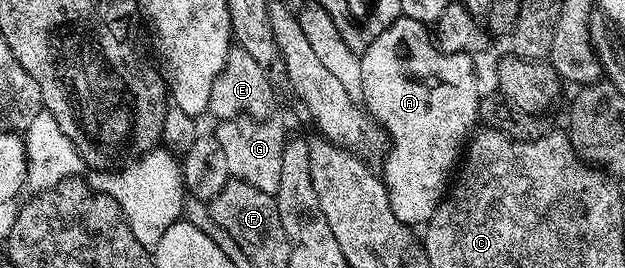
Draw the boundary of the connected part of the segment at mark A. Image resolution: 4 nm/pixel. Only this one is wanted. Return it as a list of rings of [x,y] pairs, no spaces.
[[[404,18],[397,19],[395,23],[388,25],[388,29],[384,29],[384,33],[380,33],[380,37],[376,37],[376,41],[372,41],[372,45],[368,45],[368,49],[361,52],[360,58],[362,60],[360,65],[360,77],[362,78],[361,102],[364,104],[370,118],[382,126],[383,131],[388,136],[388,150],[384,156],[384,162],[381,164],[383,167],[382,171],[380,170],[380,178],[385,183],[386,190],[390,193],[392,213],[396,213],[396,217],[400,217],[400,221],[404,224],[415,225],[414,223],[419,223],[419,225],[425,225],[430,222],[430,218],[434,216],[436,209],[442,204],[442,200],[448,191],[448,184],[455,174],[456,164],[467,146],[468,136],[475,130],[476,124],[474,122],[478,123],[480,119],[480,90],[478,91],[478,75],[474,72],[472,61],[474,59],[469,54],[442,51],[427,24]]]

